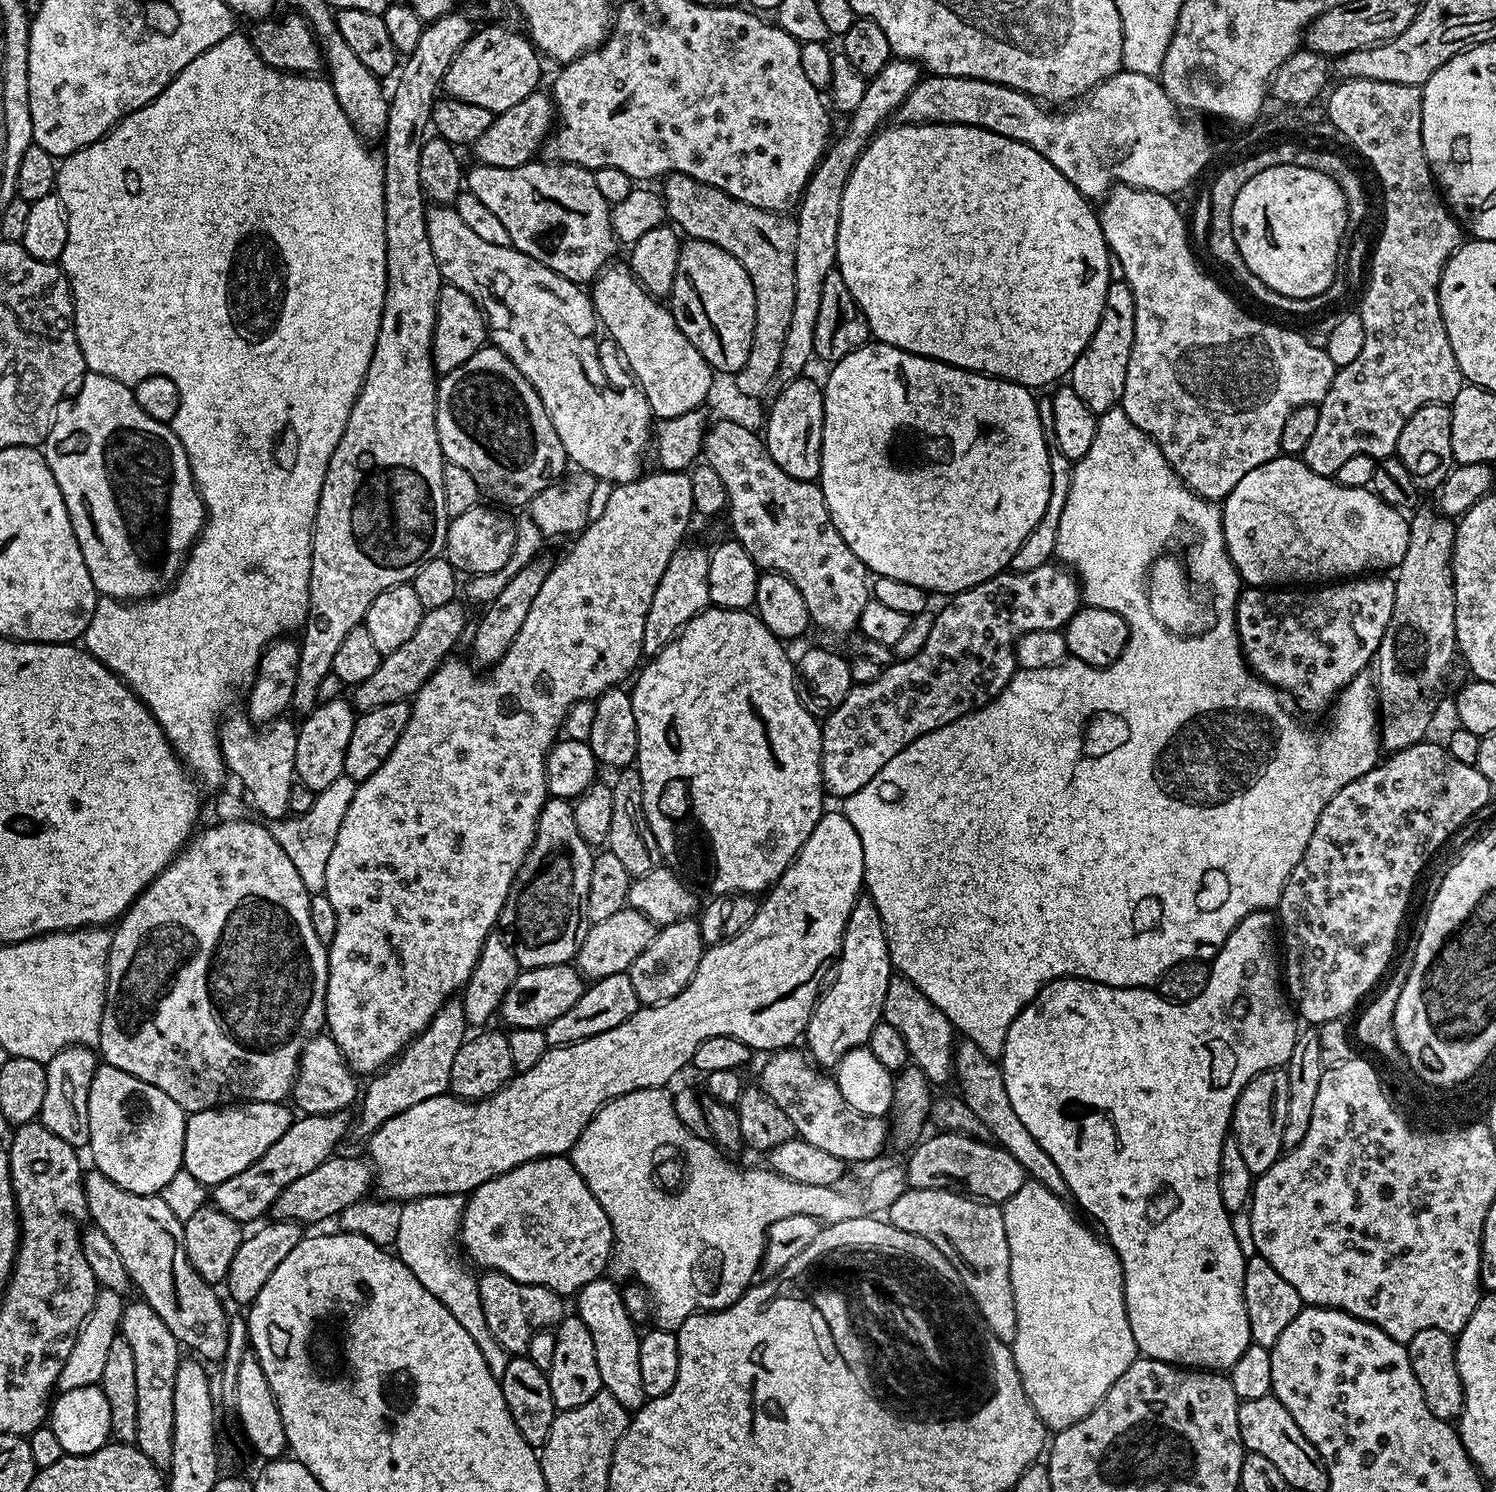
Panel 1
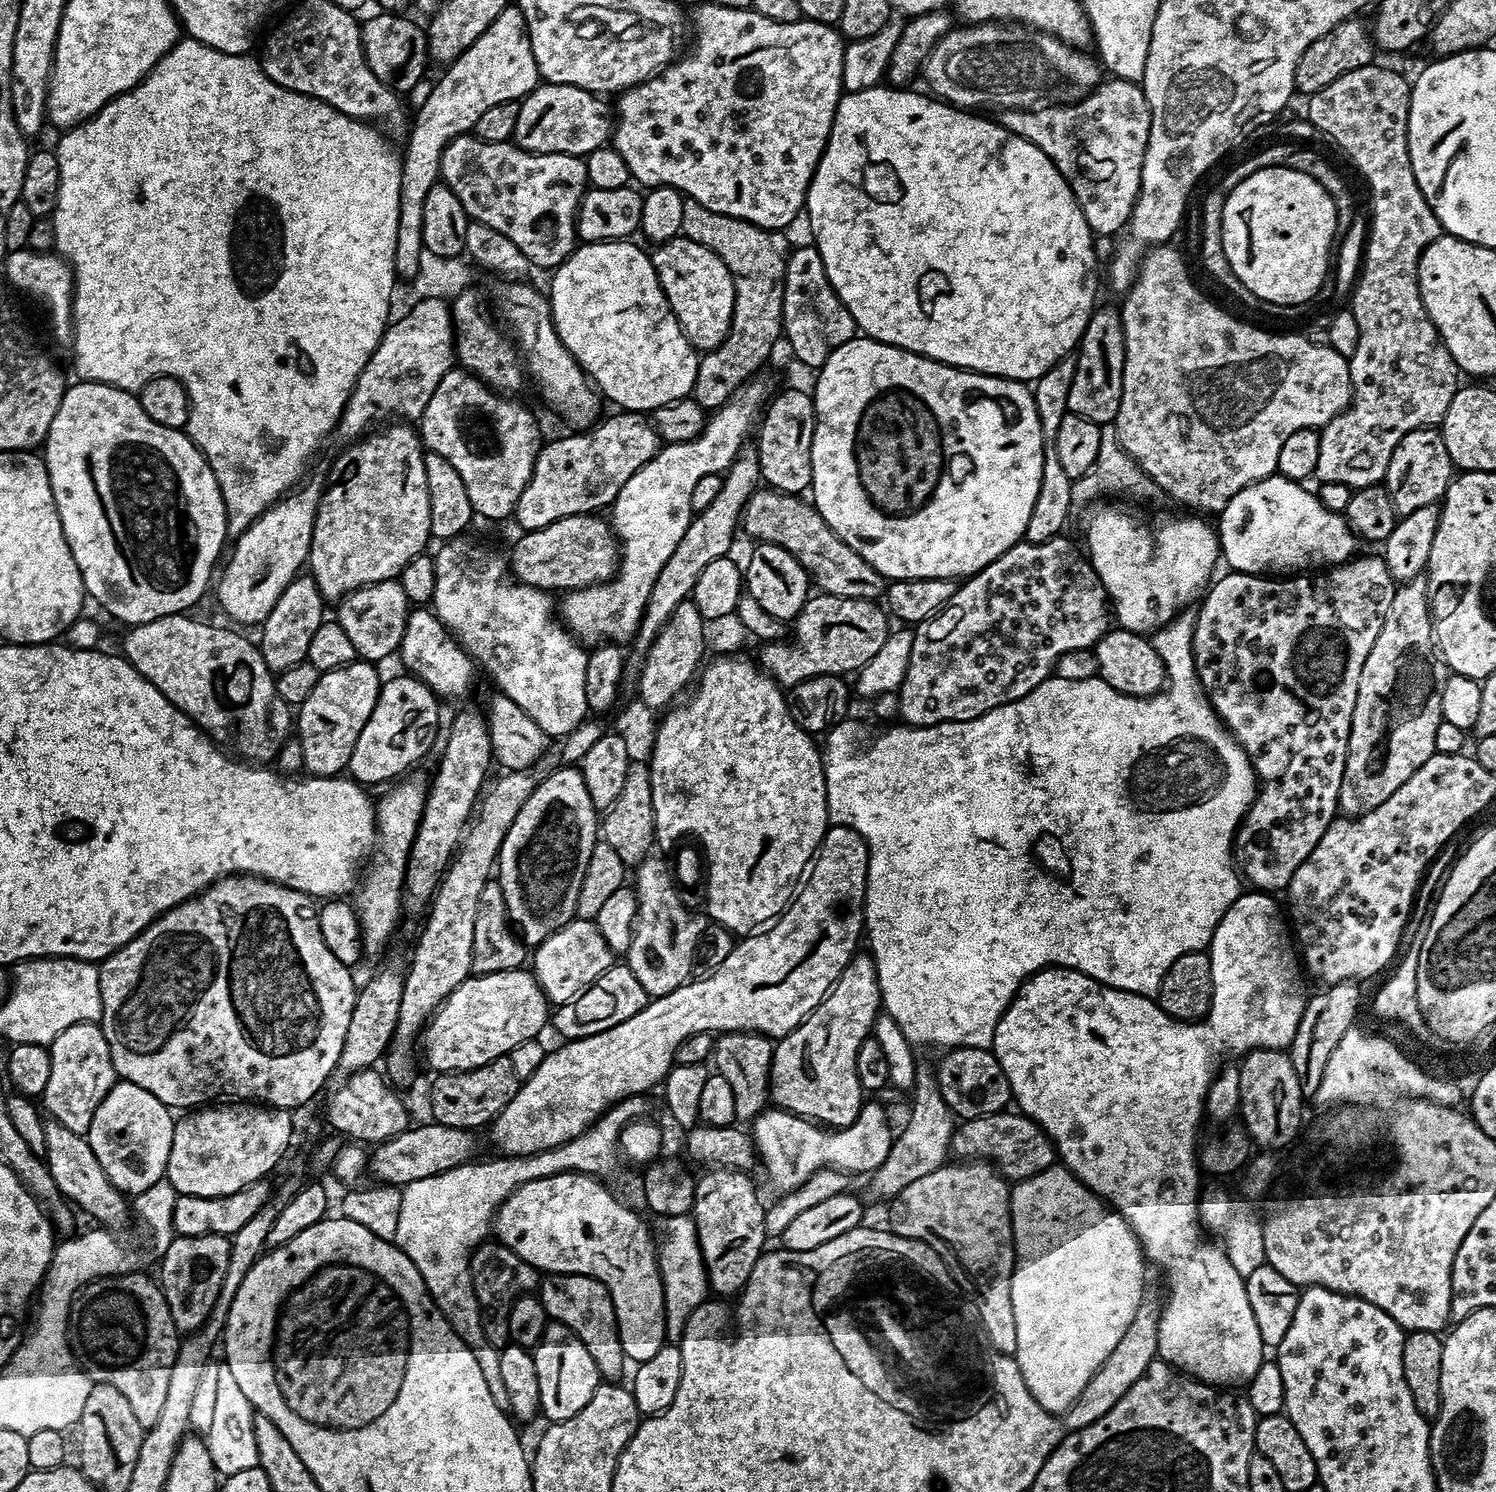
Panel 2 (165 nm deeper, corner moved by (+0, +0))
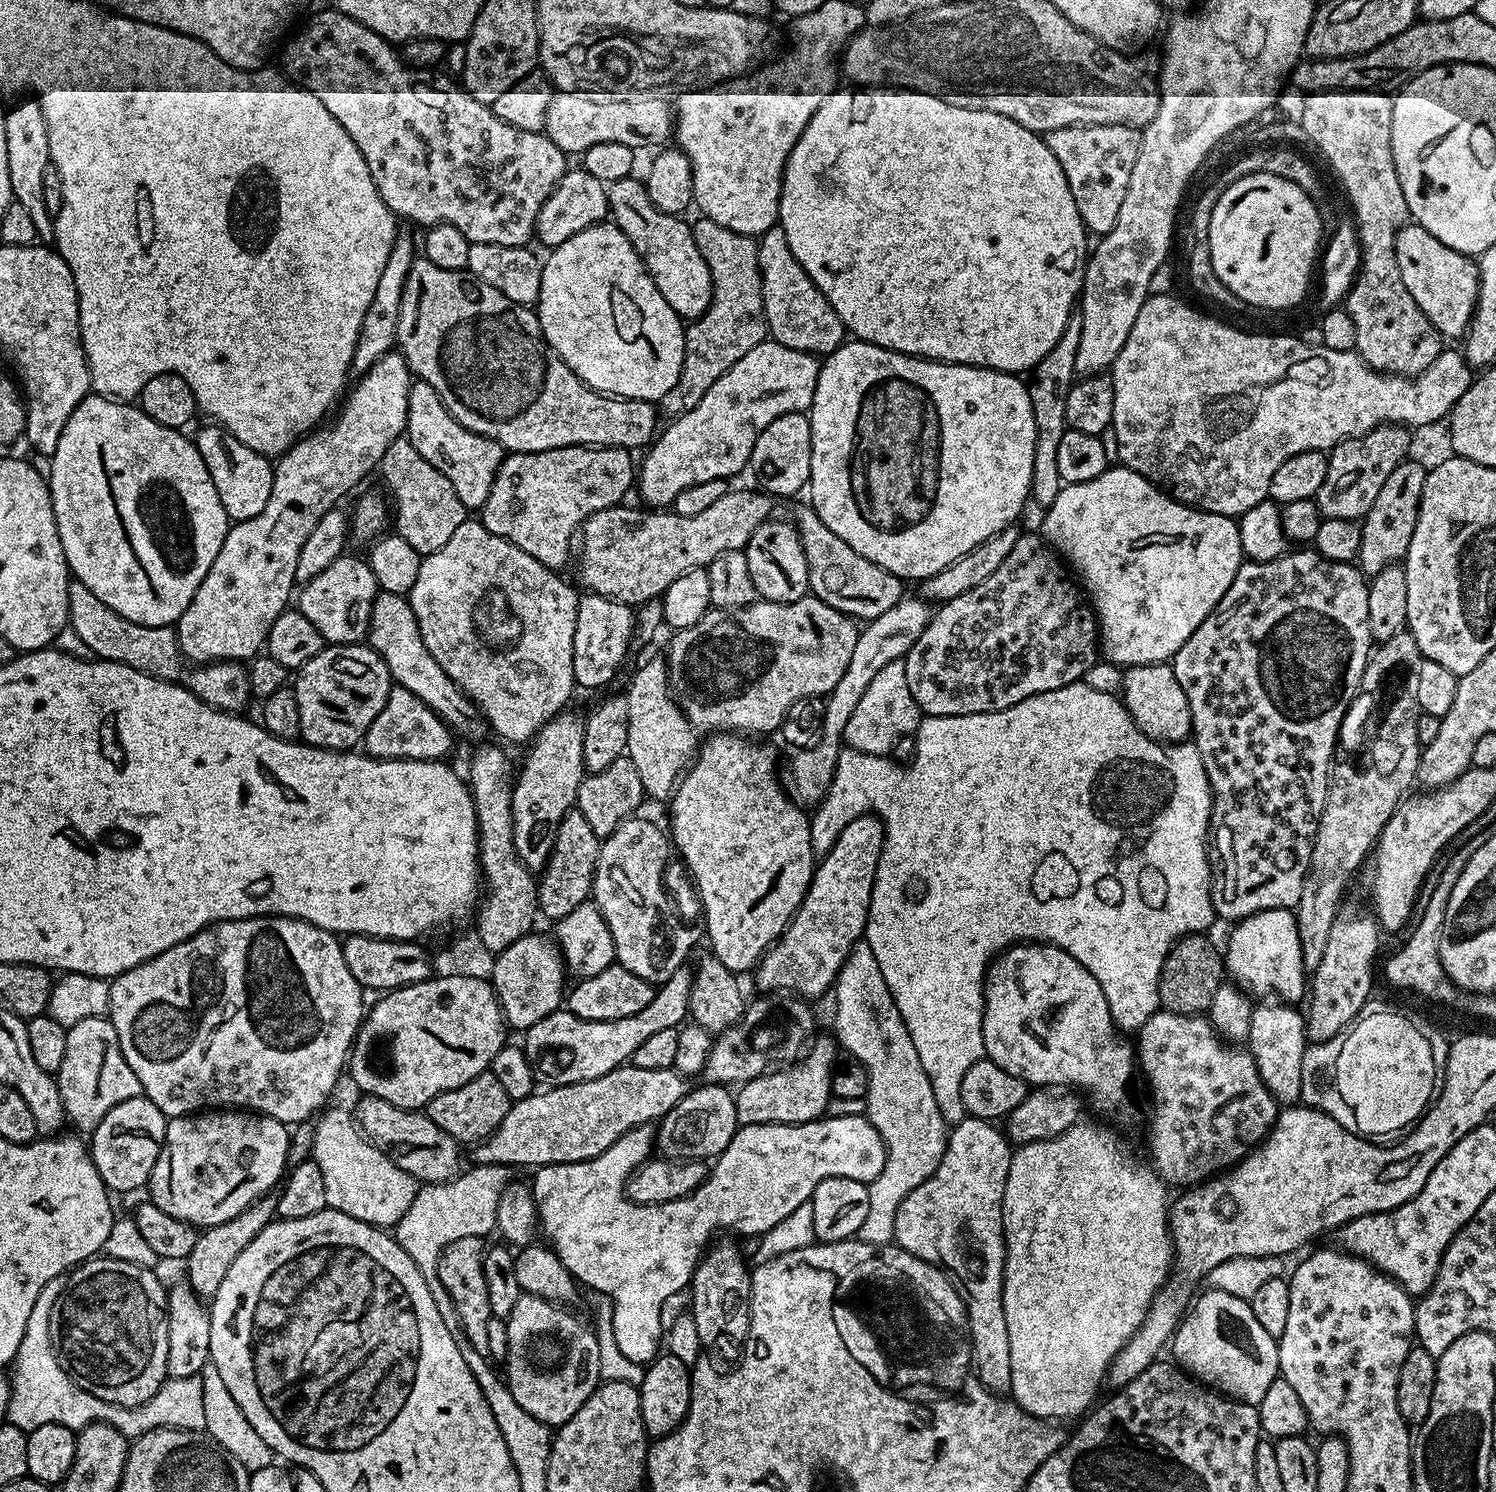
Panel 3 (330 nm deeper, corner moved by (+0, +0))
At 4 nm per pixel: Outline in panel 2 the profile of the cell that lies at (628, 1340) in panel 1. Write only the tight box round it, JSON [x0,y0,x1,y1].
[538,1272,626,1382]

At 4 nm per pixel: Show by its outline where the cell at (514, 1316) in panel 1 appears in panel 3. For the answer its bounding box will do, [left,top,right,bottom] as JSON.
[438,1236,493,1356]

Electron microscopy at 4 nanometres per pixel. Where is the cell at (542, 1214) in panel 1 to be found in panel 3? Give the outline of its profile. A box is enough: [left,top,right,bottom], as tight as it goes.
[534,1115,886,1366]

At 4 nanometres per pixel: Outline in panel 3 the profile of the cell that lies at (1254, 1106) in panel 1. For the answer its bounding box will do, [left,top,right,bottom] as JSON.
[1246,1002,1310,1106]

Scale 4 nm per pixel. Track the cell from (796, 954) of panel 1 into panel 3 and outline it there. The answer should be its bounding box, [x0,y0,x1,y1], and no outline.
[754,814,884,998]

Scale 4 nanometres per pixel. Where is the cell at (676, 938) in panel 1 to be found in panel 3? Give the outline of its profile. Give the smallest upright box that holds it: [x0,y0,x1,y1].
[591,818,696,986]

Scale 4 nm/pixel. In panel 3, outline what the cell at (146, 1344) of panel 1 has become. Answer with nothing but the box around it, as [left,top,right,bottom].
[50,1258,169,1410]

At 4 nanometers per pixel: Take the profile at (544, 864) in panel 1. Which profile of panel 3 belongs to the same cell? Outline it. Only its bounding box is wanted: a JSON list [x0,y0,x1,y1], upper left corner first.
[512,710,586,874]

